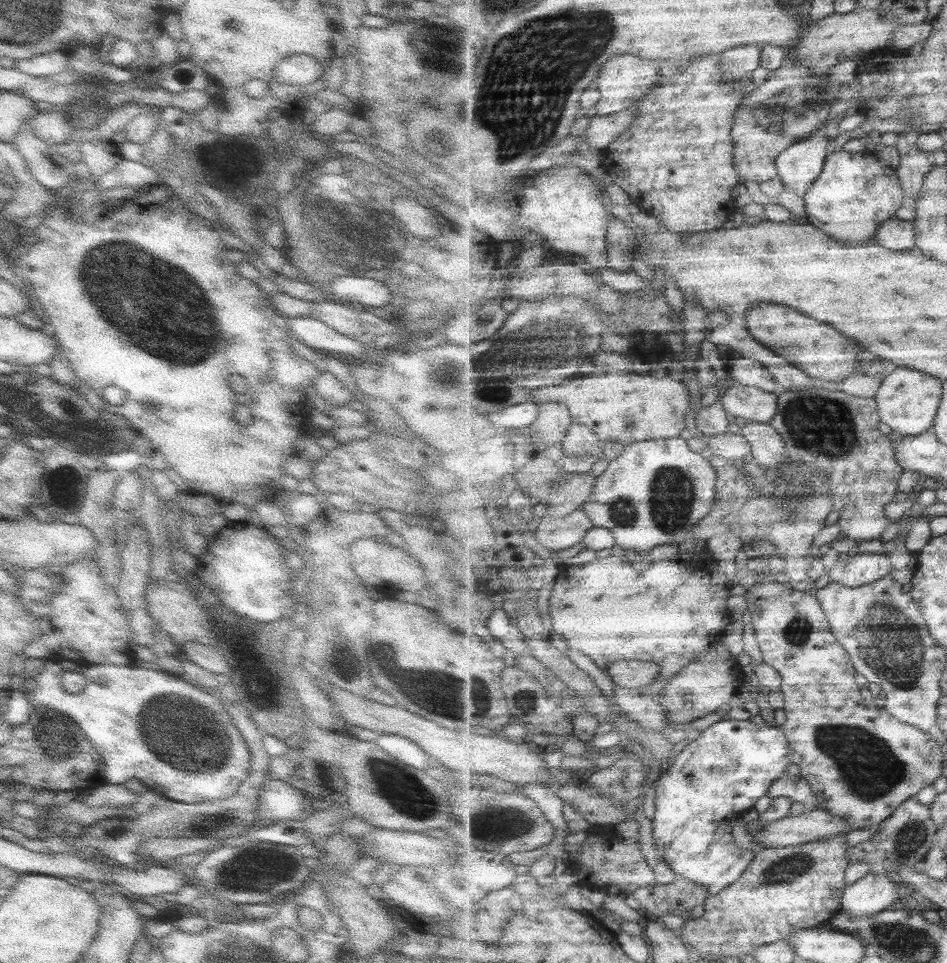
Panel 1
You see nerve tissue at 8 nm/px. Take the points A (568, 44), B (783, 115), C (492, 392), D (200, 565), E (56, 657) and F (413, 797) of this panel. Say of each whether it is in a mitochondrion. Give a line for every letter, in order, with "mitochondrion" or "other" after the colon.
A: mitochondrion
B: mitochondrion
C: mitochondrion
D: other
E: other
F: mitochondrion

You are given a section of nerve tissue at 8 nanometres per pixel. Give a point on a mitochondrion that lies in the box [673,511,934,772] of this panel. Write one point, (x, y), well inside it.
(797, 632)

